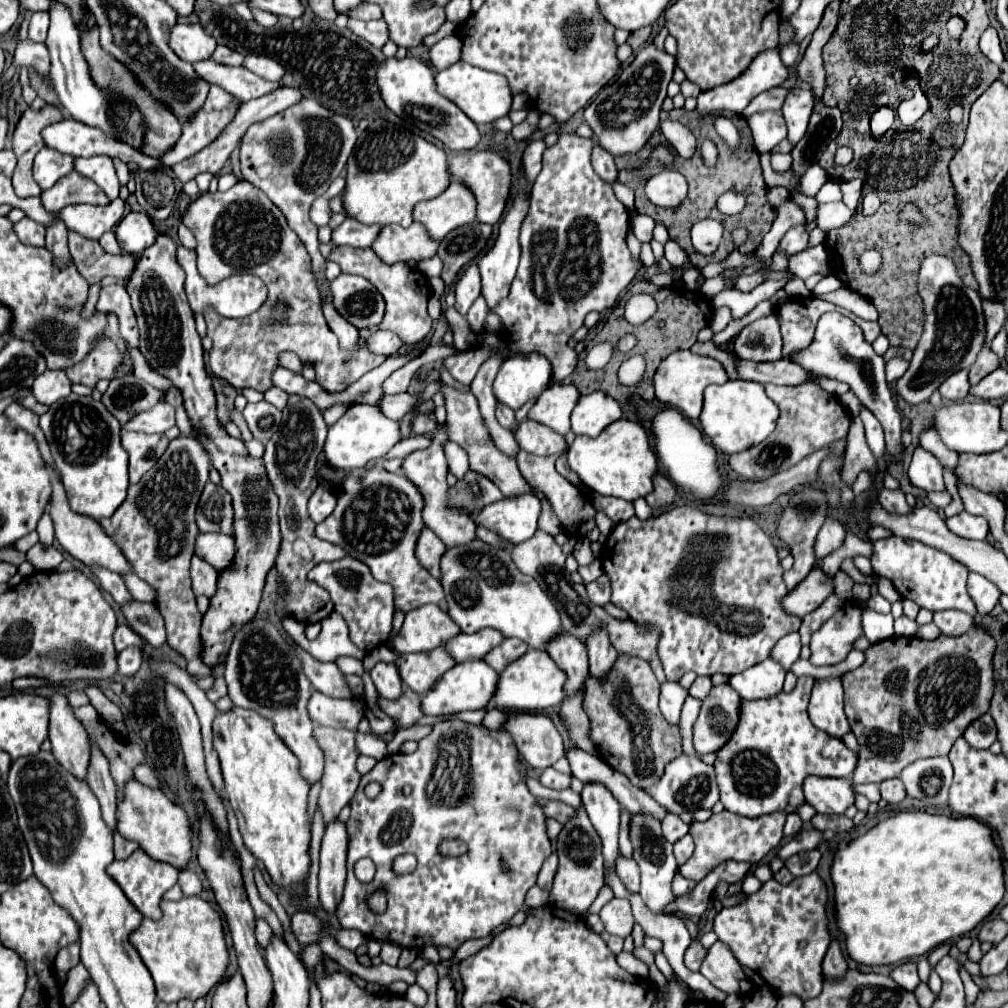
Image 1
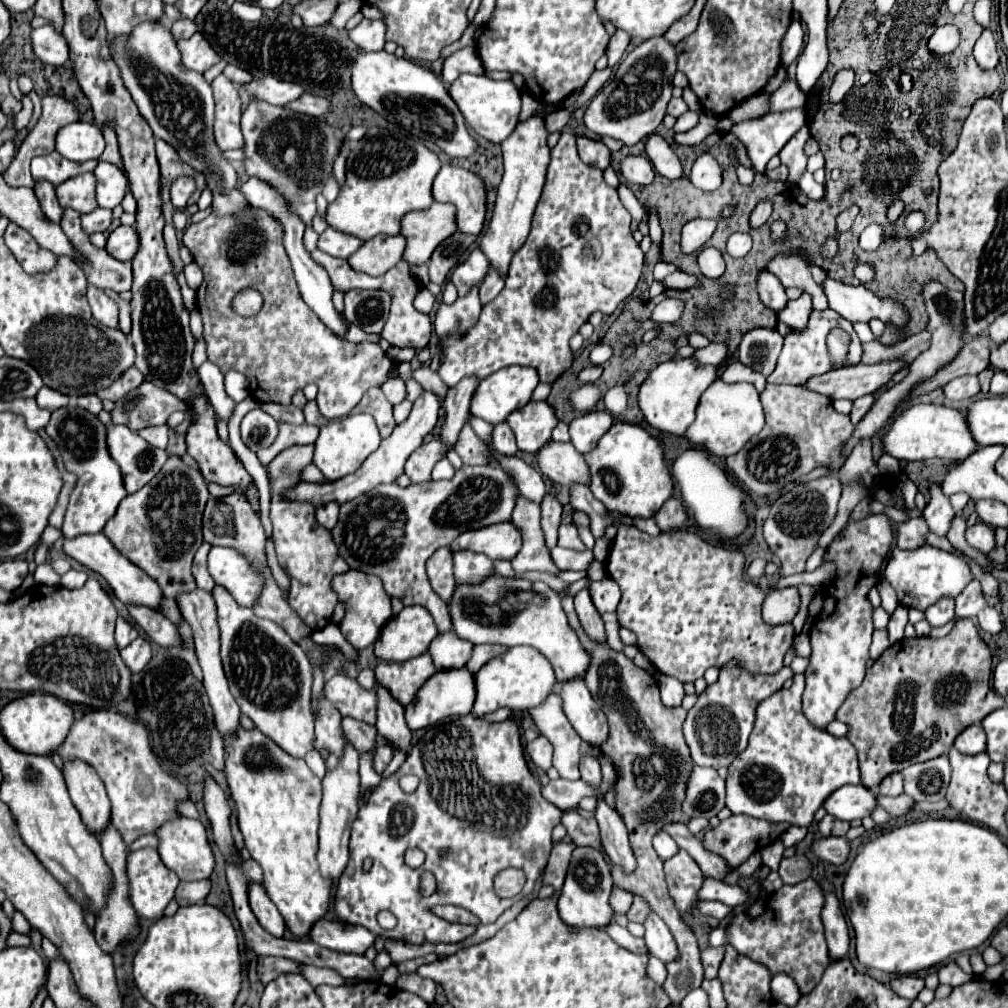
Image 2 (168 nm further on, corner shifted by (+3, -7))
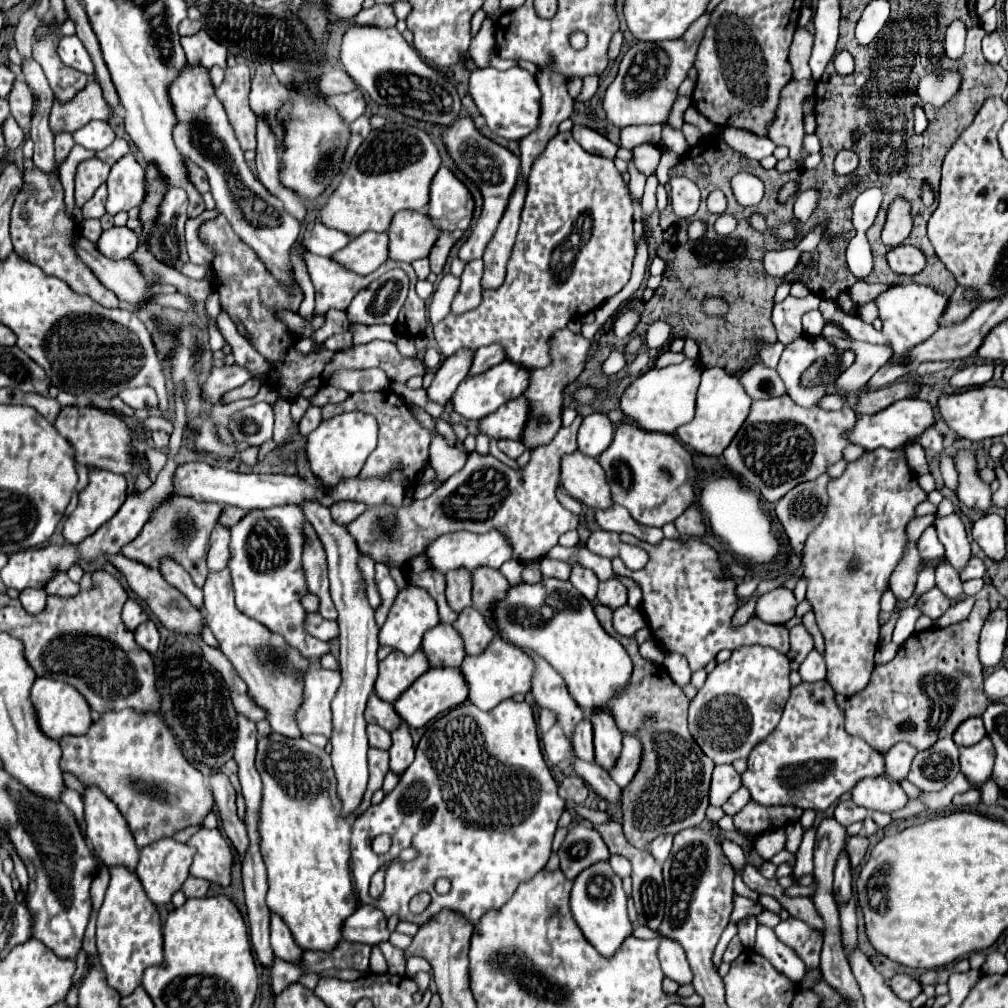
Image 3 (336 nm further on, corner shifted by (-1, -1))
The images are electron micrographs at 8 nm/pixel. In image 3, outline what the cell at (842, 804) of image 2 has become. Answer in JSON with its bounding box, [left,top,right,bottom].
[851,776,907,812]

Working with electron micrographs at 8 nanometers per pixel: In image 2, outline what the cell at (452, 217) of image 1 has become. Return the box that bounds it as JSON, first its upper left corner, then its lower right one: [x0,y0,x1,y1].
[401,202,457,266]

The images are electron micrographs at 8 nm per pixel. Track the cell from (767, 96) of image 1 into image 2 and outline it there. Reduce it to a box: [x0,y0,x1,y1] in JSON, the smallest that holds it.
[771,76,807,112]

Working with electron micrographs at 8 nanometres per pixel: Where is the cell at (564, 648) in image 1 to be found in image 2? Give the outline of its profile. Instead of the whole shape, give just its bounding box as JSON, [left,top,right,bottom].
[559,680,609,748]

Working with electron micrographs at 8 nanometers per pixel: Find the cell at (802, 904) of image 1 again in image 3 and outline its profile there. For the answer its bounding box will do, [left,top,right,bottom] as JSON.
[775,916,823,970]

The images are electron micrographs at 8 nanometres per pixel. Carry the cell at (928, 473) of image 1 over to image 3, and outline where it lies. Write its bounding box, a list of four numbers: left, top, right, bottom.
[935,514,971,568]

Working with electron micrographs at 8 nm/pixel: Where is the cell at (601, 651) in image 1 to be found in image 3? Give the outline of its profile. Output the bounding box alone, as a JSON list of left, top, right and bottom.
[569,566,599,602]

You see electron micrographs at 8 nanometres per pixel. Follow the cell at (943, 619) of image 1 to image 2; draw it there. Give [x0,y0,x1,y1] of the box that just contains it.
[925,598,955,626]

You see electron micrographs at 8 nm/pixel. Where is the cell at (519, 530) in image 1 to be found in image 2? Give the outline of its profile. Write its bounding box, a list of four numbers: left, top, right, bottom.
[451,522,521,560]

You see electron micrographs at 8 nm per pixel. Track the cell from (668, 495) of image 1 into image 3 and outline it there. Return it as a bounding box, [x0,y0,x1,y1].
[673,506,705,536]

